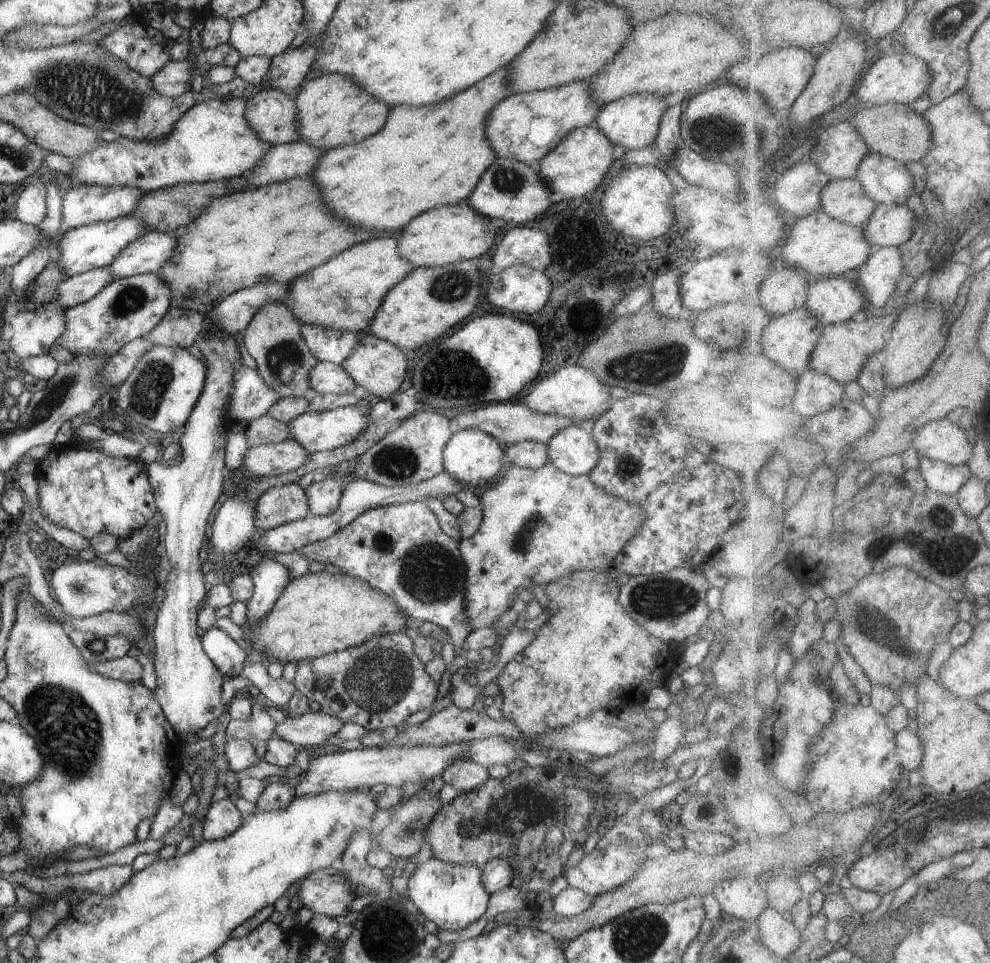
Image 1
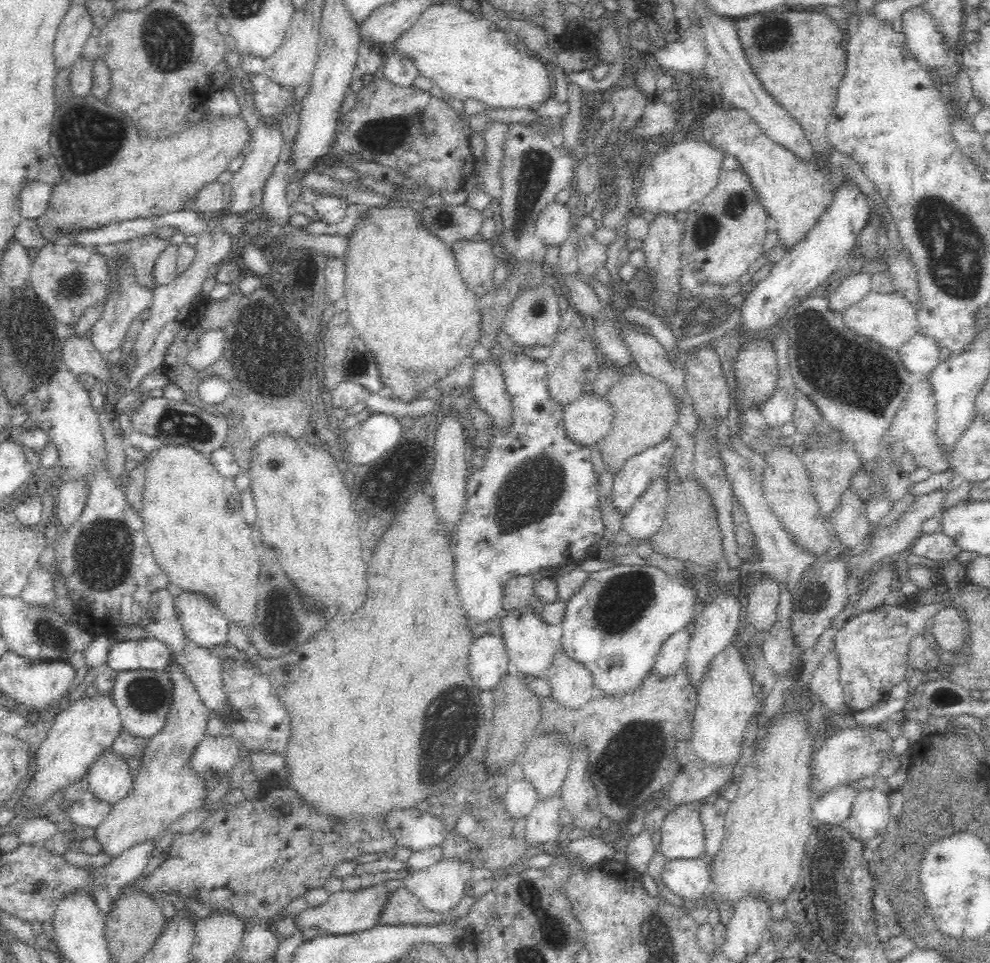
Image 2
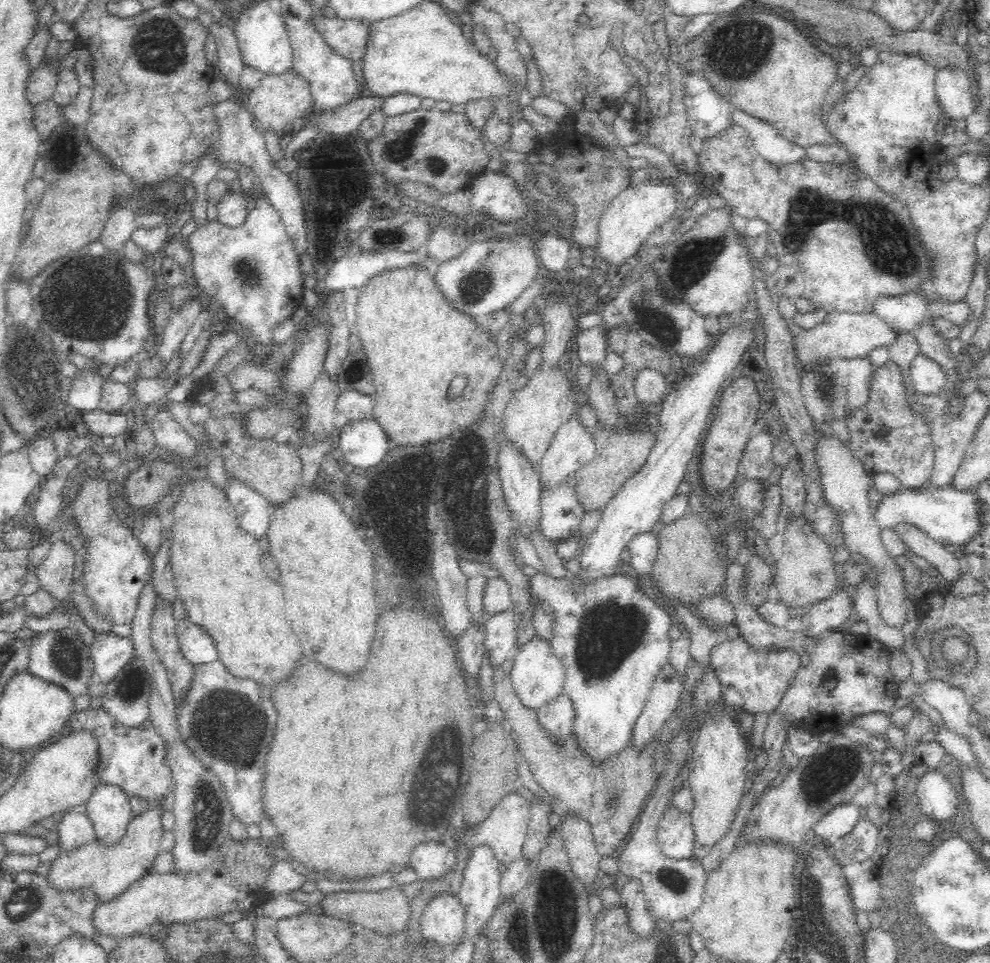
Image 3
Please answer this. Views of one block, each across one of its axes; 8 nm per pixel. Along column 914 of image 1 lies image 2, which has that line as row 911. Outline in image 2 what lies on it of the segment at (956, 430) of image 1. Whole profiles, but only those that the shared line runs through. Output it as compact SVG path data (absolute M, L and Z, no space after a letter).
M443 856L430 866L408 870L405 887L430 910L447 912L465 897L465 885L473 875L473 864L460 856Z

